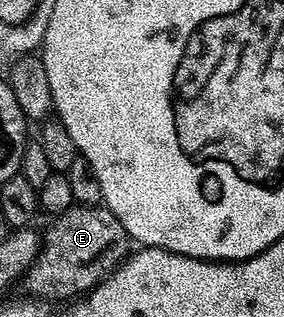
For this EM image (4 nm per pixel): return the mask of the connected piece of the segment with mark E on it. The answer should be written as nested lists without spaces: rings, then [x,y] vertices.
[[[76,204],[51,217],[52,225],[43,229],[40,252],[22,277],[29,297],[71,301],[102,283],[130,255],[128,232],[109,208],[95,204]]]

